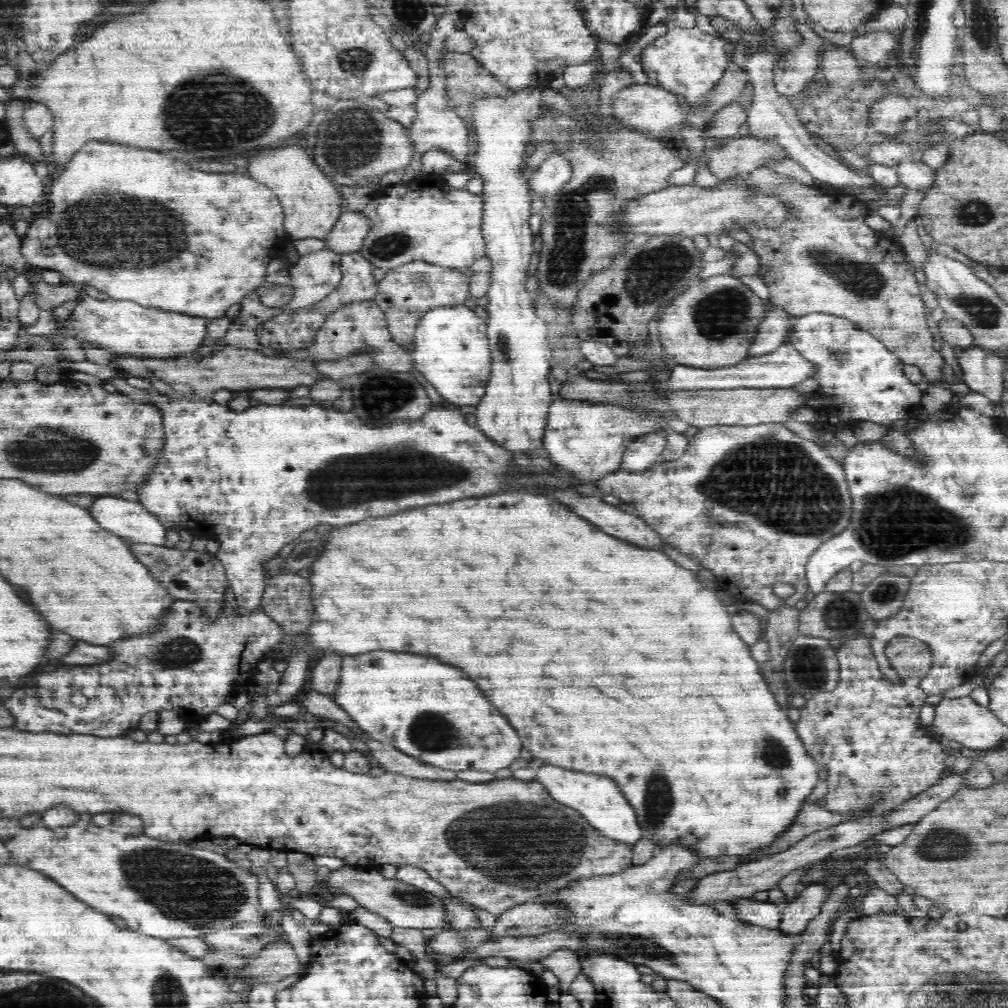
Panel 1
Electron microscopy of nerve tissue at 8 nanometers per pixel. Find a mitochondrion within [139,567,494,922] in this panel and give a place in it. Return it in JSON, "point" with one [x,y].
{"point":[431,732]}

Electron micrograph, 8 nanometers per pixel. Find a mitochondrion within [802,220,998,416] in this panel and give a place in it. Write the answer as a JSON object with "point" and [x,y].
{"point":[832,353]}

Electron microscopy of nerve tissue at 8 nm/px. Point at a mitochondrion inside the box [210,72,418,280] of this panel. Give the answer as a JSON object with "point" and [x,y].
{"point":[352,138]}

